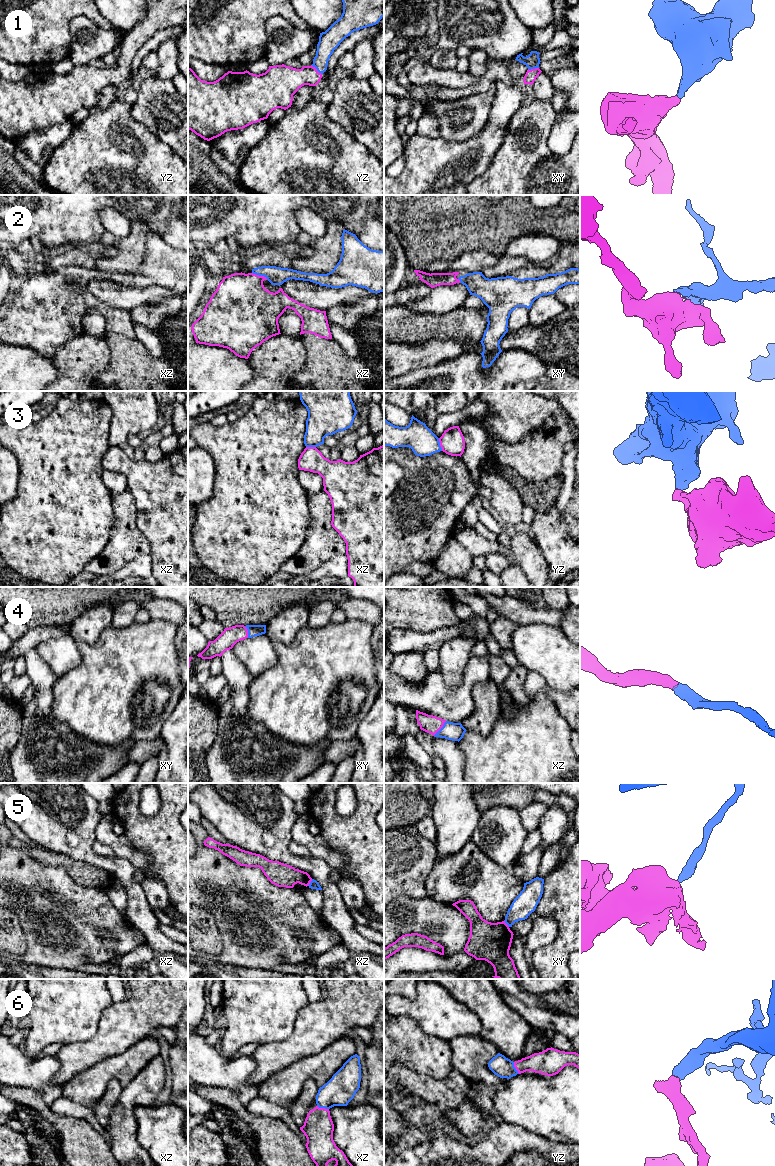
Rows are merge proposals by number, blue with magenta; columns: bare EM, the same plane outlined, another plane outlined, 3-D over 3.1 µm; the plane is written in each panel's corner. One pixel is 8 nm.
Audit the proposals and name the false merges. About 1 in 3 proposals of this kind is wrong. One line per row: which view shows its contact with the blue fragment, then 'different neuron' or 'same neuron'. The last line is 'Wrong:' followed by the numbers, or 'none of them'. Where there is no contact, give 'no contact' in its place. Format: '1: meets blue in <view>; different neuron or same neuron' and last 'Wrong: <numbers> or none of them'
1: meets blue in yz; same neuron
2: meets blue in xz; same neuron
3: meets blue in yz; different neuron
4: meets blue in xz; same neuron
5: meets blue in xz; different neuron
6: meets blue in xz; same neuron
Wrong: 3, 5

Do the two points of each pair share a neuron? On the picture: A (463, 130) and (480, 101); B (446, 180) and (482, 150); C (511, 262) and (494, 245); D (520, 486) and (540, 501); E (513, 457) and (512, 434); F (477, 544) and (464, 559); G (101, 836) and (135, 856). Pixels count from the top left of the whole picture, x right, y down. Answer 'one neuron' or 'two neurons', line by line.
A: one neuron
B: one neuron
C: two neurons
D: one neuron
E: two neurons
F: two neurons
G: one neuron

